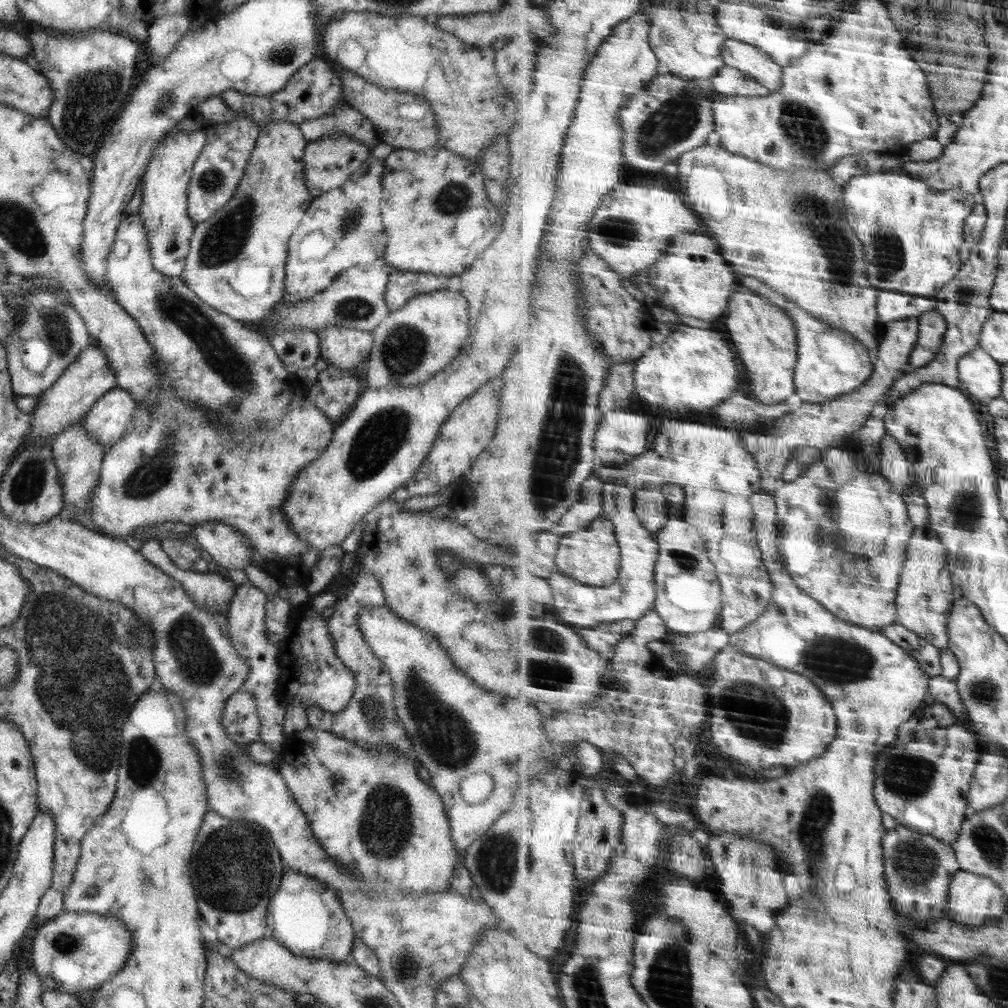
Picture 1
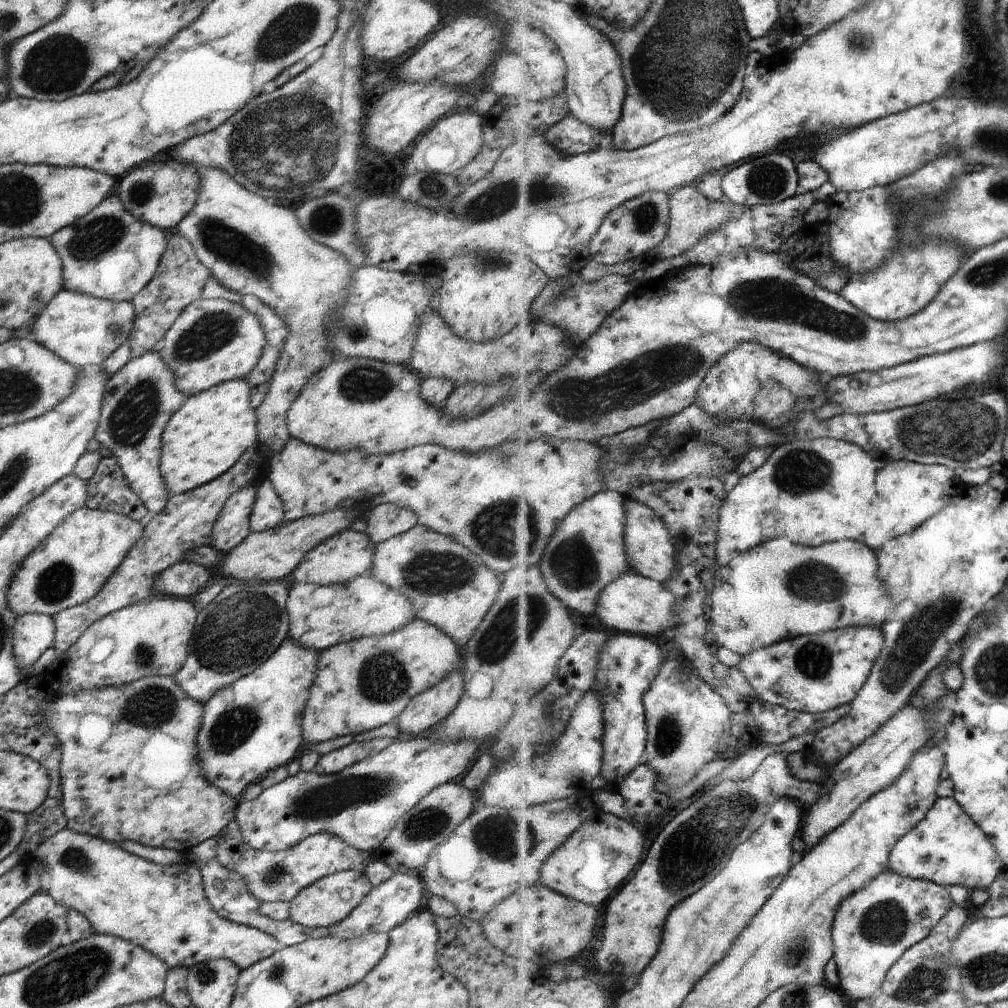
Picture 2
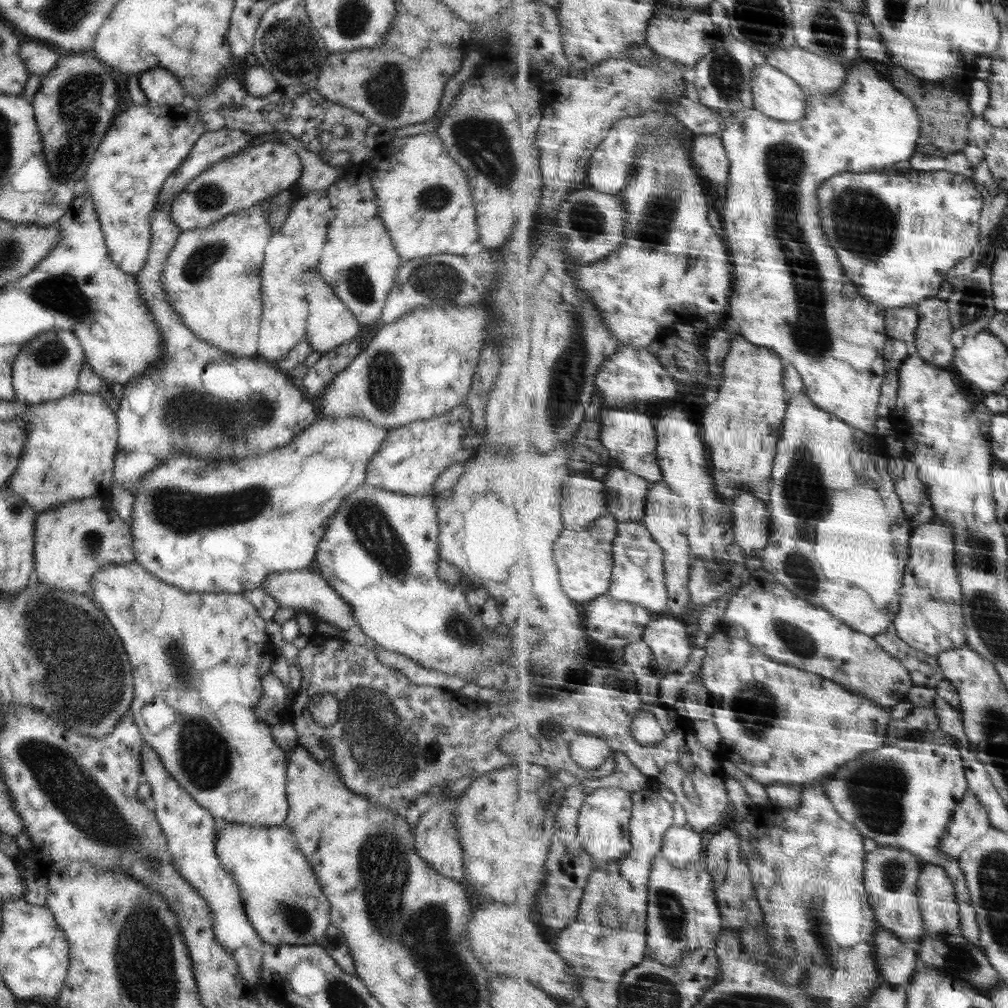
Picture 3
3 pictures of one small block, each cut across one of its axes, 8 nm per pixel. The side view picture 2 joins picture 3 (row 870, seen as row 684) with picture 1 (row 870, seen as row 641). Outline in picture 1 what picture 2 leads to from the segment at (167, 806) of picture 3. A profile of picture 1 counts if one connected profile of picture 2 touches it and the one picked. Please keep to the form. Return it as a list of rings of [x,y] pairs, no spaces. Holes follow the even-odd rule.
[[[209,809],[204,814],[202,826],[194,840],[189,864],[198,910],[206,924],[216,930],[220,942],[234,950],[259,938],[272,936],[267,918],[268,904],[280,886],[286,865],[270,833],[264,827],[252,821],[224,818]]]

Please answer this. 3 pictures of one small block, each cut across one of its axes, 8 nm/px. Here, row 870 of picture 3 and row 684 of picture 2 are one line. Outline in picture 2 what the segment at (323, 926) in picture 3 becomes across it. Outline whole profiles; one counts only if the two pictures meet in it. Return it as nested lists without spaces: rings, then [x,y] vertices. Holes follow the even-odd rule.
[[[290,638],[284,640],[276,652],[254,672],[221,688],[203,706],[202,724],[196,737],[199,765],[203,775],[214,787],[239,800],[246,788],[263,776],[294,759],[302,744],[301,722],[309,699],[310,687],[315,683],[319,667],[319,651],[306,648]]]

